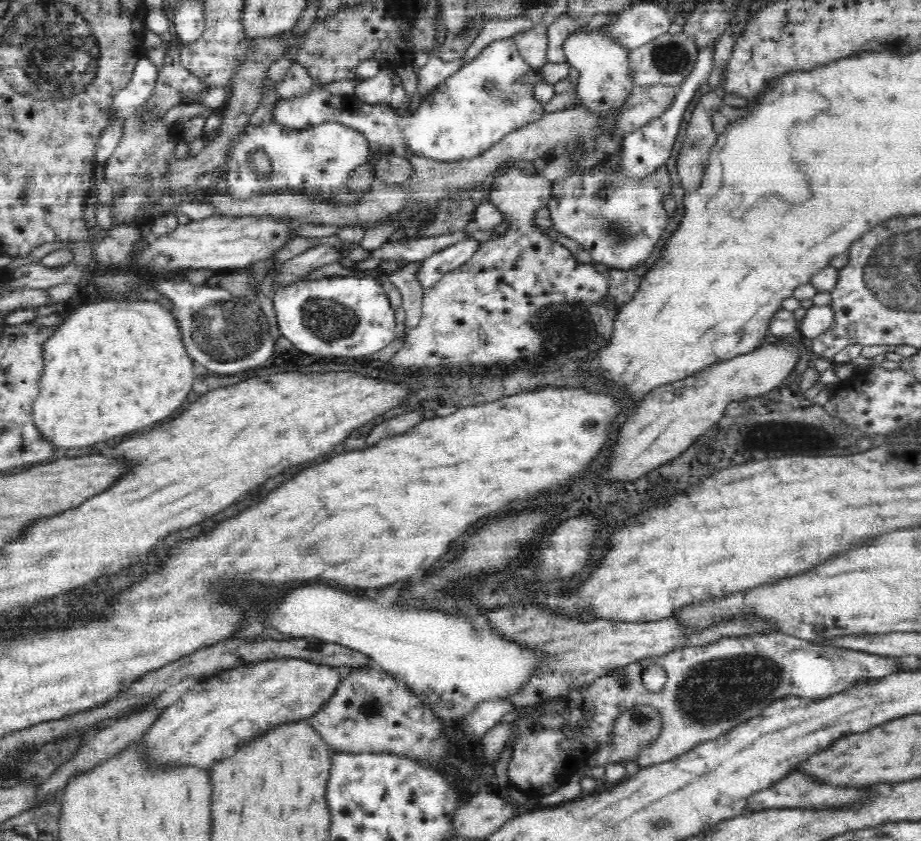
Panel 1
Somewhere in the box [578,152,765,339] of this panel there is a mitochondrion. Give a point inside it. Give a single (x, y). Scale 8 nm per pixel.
(616, 230)

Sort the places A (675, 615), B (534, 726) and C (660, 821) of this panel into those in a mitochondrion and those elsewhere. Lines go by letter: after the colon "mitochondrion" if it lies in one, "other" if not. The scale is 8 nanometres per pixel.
A: other
B: other
C: mitochondrion

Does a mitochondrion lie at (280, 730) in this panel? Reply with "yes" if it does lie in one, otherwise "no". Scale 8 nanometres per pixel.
no

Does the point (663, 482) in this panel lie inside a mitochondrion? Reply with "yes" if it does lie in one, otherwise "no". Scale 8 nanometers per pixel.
no

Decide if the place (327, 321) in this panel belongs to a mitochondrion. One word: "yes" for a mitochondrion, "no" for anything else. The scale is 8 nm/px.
yes

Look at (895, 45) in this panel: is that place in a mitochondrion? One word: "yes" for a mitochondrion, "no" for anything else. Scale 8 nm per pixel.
no

